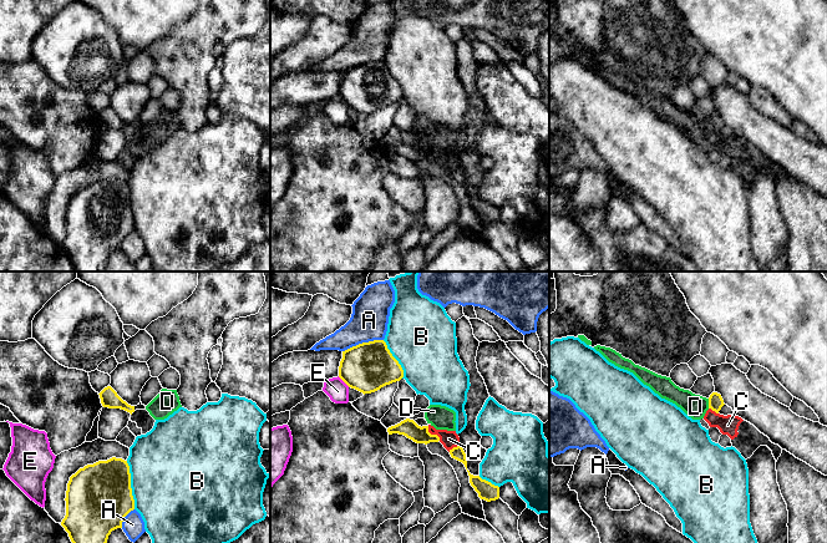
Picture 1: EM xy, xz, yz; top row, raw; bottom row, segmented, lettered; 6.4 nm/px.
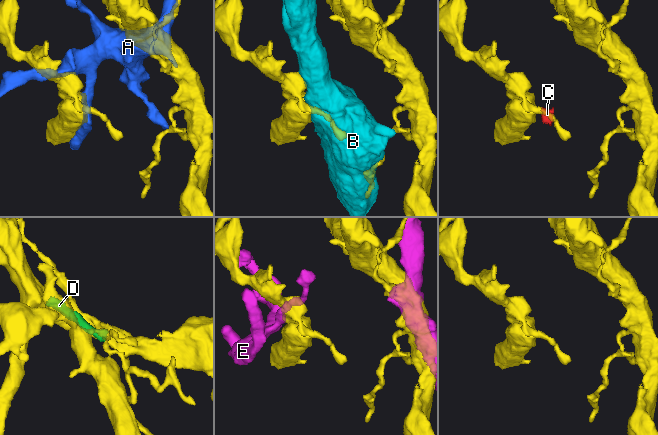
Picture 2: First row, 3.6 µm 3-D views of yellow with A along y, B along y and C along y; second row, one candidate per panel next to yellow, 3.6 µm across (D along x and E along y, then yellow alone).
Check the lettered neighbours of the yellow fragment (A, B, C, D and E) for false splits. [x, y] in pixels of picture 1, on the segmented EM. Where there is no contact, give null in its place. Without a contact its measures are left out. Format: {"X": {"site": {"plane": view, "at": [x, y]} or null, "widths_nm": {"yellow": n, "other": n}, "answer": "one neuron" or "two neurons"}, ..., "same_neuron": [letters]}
{"A": {"site": {"plane": "xz", "at": [363, 343]}, "widths_nm": {"yellow": 320, "other": 240}, "answer": "two neurons"}, "B": {"site": {"plane": "xy", "at": [130, 485]}, "widths_nm": {"yellow": 420, "other": 480}, "answer": "two neurons"}, "C": {"site": {"plane": "xz", "at": [432, 435]}, "widths_nm": {"yellow": 120, "other": 110}, "answer": "two neurons"}, "D": {"site": {"plane": "yz", "at": [709, 404]}, "widths_nm": {"yellow": 100, "other": 160}, "answer": "two neurons"}, "E": {"site": {"plane": "xz", "at": [344, 381]}, "widths_nm": {"yellow": 320, "other": 140}, "answer": "two neurons"}, "same_neuron": []}

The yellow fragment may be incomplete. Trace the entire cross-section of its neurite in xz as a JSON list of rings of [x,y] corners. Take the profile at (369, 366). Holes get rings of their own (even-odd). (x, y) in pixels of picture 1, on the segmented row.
[[[384,340],[362,342],[343,351],[339,377],[351,389],[371,394],[404,377],[404,370]]]

